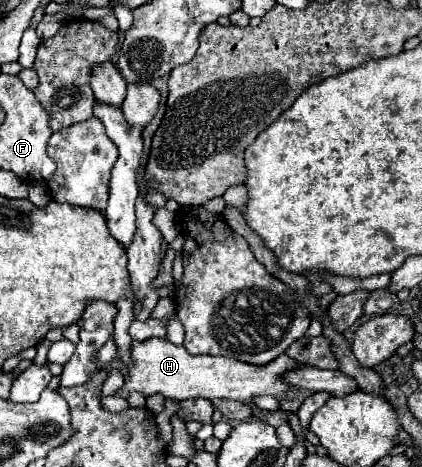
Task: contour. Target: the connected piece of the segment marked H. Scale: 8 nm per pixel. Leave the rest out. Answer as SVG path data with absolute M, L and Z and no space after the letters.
M148 338L142 342L132 340L130 358L132 362L124 362L120 354L116 354L116 360L124 364L128 370L124 378L124 386L116 392L116 396L120 398L128 398L132 392L140 392L144 398L152 394L162 394L164 398L174 398L174 400L232 398L240 402L250 402L262 394L274 396L282 390L288 390L288 386L284 386L282 374L286 370L300 366L286 354L264 366L244 364L240 360L232 360L226 356L192 356L184 346L176 346L166 338Z

